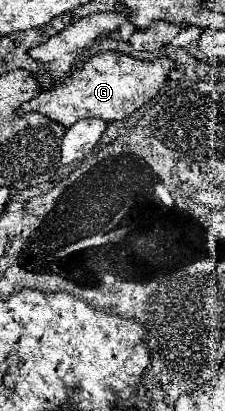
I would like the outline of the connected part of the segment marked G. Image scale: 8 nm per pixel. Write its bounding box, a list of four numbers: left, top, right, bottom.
[22,52,174,128]

